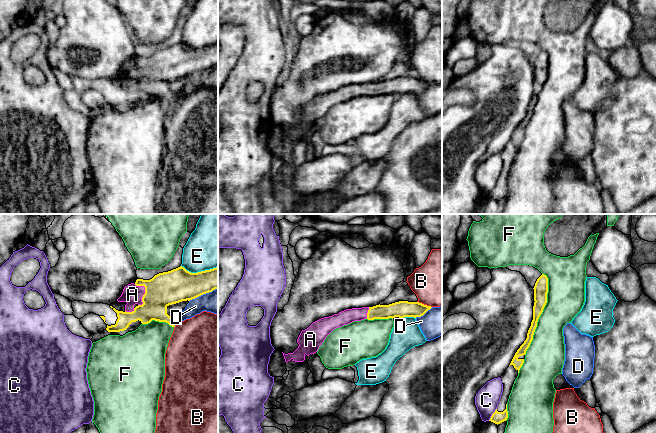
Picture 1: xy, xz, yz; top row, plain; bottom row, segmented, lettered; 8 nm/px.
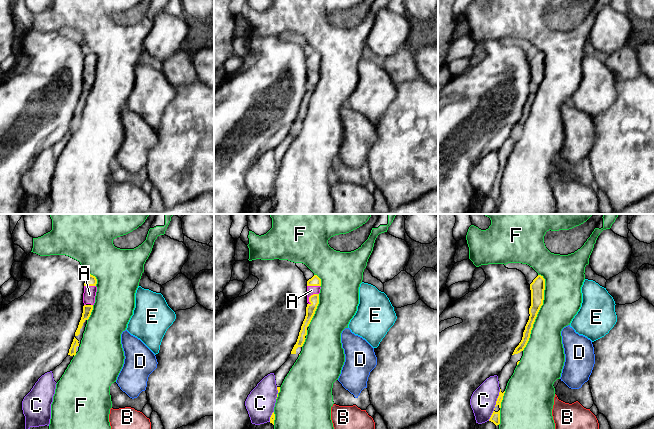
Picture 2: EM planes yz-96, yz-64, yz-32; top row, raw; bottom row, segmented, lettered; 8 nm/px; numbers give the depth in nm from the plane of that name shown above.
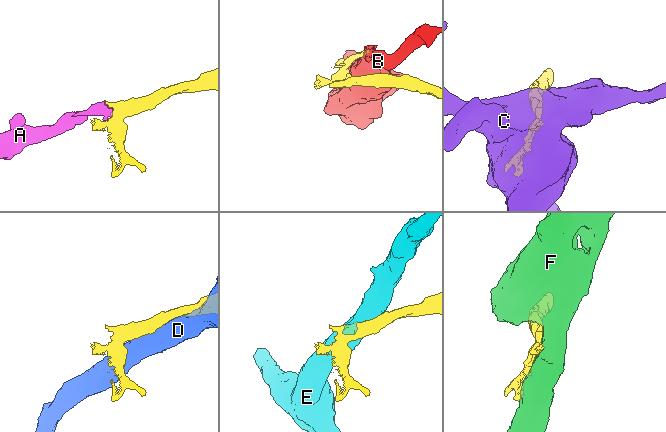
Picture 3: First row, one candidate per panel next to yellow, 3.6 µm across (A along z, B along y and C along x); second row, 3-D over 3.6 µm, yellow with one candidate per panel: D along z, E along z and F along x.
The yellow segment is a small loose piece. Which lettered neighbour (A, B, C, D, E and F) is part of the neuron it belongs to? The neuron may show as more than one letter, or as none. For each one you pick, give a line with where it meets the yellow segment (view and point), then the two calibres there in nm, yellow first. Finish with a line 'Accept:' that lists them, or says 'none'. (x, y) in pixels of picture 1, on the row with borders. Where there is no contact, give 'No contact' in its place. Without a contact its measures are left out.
A: Touches yellow at xy (145, 292). Thickness 260 nm (yellow) against 160 nm
Accept: A

